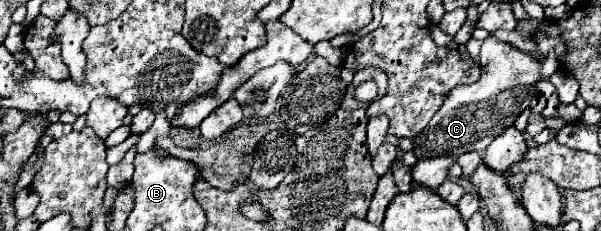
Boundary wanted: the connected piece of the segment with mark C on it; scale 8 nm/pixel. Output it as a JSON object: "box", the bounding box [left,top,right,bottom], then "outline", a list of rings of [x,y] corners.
{"box":[413,37,543,159],"outline":[[[487,37],[481,47],[481,67],[483,75],[469,85],[459,85],[451,90],[441,111],[425,127],[423,135],[417,135],[413,153],[419,159],[427,157],[459,157],[467,151],[483,151],[487,145],[499,137],[515,119],[529,107],[535,97],[535,85],[543,79],[541,61],[525,51],[519,51],[511,43],[499,41],[497,37]]]}

